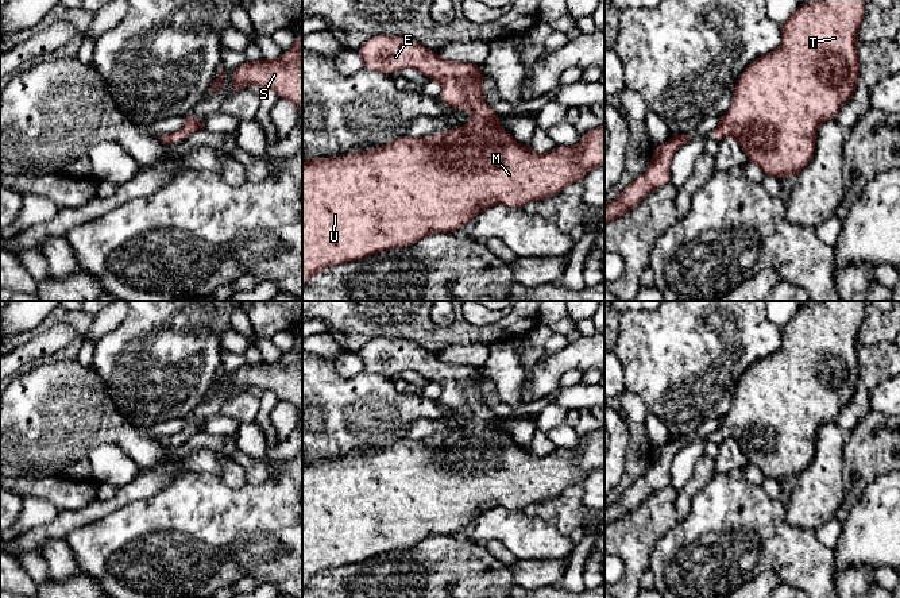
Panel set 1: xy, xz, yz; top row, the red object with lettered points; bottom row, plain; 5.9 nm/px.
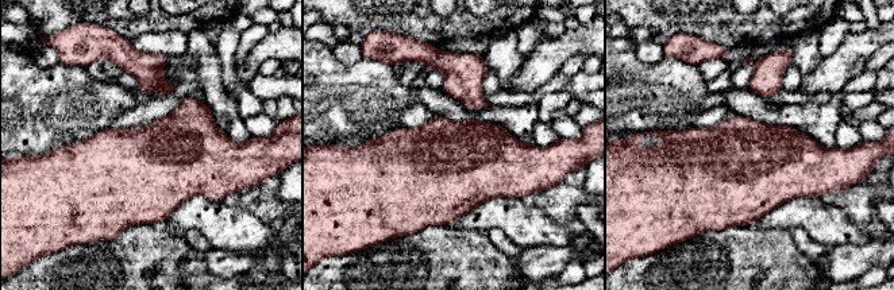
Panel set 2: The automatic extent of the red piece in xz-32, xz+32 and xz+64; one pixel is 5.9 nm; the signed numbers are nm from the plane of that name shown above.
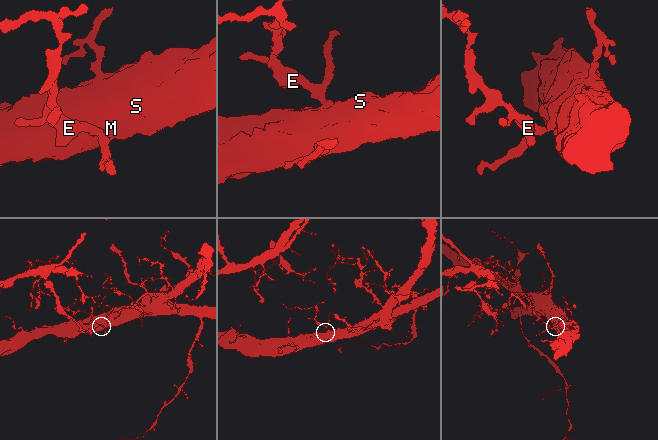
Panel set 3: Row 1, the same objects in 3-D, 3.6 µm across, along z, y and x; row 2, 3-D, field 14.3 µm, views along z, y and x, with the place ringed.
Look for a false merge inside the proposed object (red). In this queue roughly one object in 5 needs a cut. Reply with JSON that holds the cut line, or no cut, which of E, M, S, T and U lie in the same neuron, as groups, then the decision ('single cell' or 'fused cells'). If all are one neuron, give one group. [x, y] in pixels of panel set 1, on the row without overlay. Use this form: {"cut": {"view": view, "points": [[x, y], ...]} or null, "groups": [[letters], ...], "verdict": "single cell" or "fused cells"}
{"cut": null, "groups": [["E", "M", "S", "T", "U"]], "verdict": "single cell"}

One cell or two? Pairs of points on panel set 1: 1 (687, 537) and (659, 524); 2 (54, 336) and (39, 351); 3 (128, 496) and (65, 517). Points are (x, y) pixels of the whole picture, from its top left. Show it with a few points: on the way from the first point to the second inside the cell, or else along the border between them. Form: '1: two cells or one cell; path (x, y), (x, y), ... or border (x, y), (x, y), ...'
1: two cells; border (678, 521), (659, 540), (651, 555)
2: one cell; path (50, 340), (43, 347)
3: one cell; path (112, 505), (81, 517)

